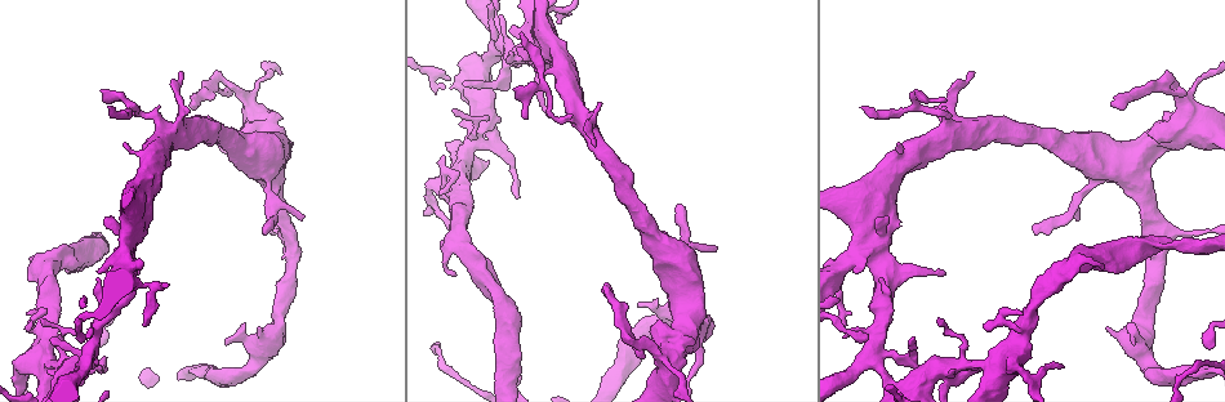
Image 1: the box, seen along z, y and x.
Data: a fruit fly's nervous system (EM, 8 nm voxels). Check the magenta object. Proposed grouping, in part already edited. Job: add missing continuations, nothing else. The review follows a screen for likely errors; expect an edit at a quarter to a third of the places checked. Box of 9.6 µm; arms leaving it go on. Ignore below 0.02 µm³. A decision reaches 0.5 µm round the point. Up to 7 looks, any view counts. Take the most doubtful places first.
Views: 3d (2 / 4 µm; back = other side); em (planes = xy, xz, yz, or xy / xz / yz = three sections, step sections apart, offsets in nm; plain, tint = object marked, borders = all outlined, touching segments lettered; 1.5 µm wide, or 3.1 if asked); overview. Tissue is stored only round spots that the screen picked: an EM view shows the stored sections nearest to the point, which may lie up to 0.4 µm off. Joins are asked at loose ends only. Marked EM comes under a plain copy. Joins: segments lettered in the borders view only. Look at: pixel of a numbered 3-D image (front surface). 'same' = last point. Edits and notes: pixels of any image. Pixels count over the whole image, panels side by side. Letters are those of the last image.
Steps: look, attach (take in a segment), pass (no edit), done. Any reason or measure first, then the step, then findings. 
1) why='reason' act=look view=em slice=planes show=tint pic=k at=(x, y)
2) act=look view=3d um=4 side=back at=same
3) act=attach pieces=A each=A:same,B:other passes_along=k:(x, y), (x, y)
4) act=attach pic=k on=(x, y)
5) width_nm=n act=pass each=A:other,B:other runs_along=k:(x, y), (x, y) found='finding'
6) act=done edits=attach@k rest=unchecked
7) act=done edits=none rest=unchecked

act=look view=3d um=2 pic=1 at=(1107, 330)

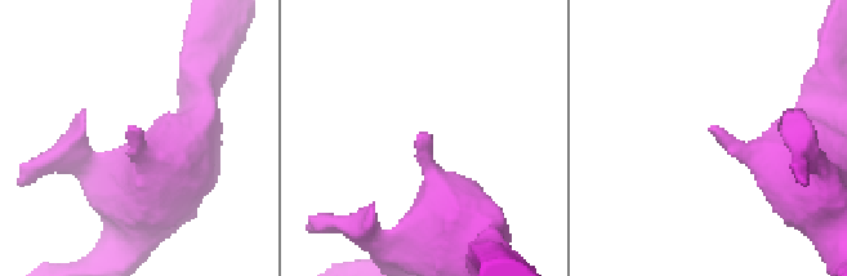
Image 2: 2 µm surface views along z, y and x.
why='need the tissue' act=look view=em slice=planes show=borders pic=2 at=(132, 127)

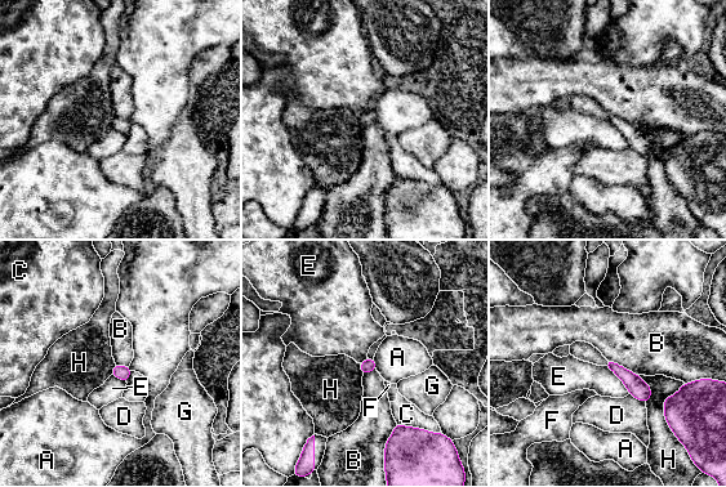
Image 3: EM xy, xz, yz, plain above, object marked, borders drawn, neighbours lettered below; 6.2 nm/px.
act=pass each=A:other,B:other,C:other,D:other,E:other,F:other,G:other,H:other border=3:(396, 423), (383, 451) found='no lettered segment goes on from it'

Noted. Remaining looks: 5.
why='an open end' act=look view=3d um=4 pic=1 at=(1103, 264)

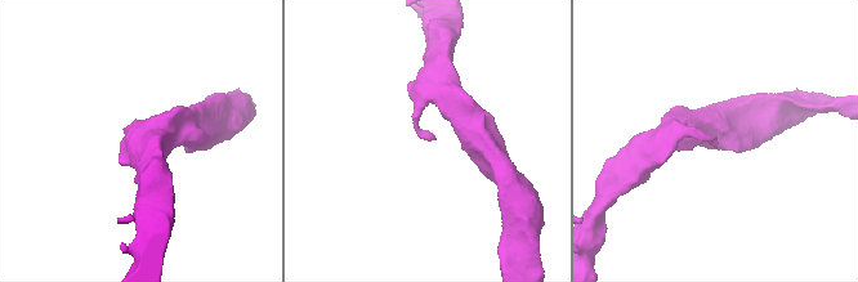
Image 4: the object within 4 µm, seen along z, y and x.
act=look view=em slice=planes show=borders pic=4 at=(717, 140)

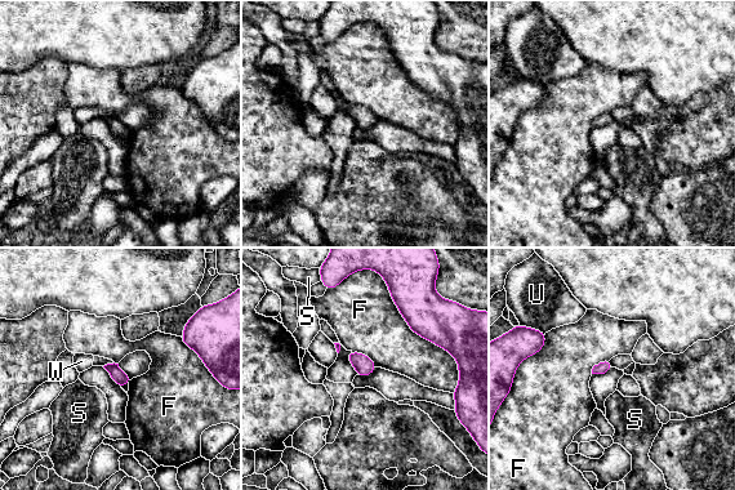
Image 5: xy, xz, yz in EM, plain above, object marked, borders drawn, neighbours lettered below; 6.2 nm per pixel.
longest_contact=F:650nm act=pass each=F:other,S:other,U:other,W:other border=5:(386, 285), (406, 324), (454, 359) found='no lettered segment goes on from it'

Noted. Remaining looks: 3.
why='branch stops here' act=look view=em slice=xz step=8 show=borders pic=1 at=(301, 218)

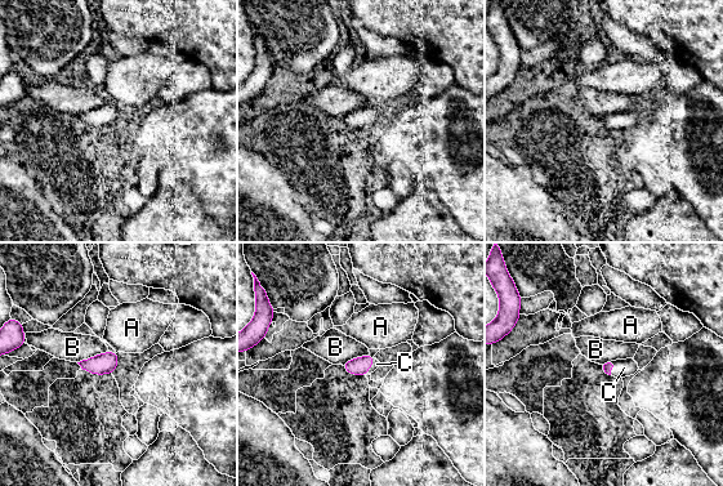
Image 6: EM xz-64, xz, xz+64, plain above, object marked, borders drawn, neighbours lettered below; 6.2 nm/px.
why='another direction' act=look view=em slice=planes show=borders at=same

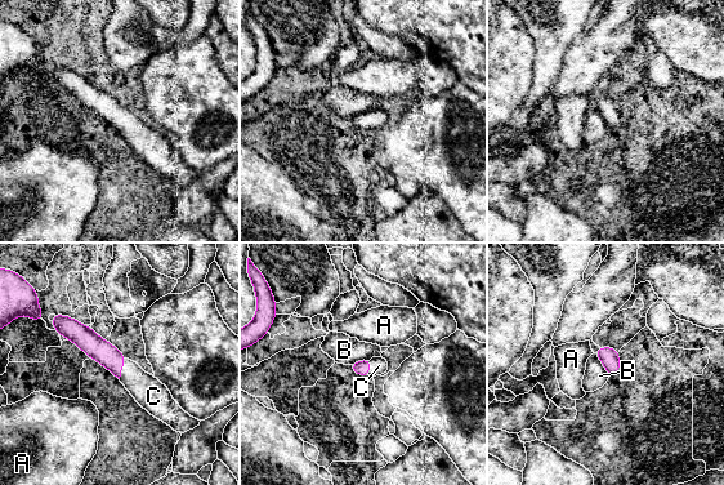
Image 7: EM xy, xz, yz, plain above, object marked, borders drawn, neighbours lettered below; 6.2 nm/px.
longest_contact=B:180nm act=attach pieces=C each=A:other,B:other,C:same passes_along=7:(95, 347), (121, 368), (148, 391) found='the neuron continues'

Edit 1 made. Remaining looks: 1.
act=done edits=attach@7 rest=unchecked

